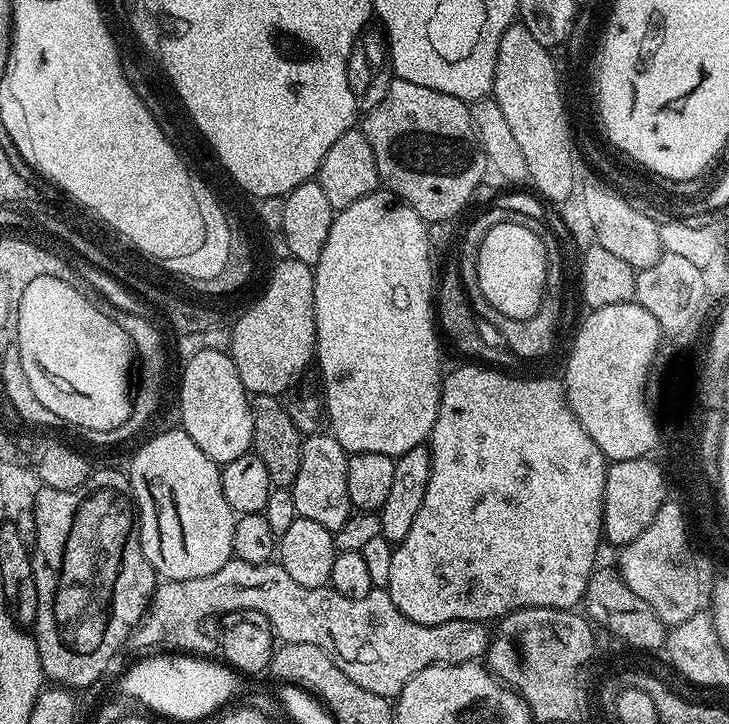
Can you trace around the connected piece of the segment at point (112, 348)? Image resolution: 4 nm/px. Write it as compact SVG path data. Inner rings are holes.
M42 276L34 279L34 282L30 282L30 286L27 286L26 290L23 291L22 300L19 303L17 340L22 349L22 370L25 371L30 390L34 392L34 397L42 402L42 406L46 406L46 409L56 414L58 418L63 420L65 425L73 424L76 430L89 428L96 431L110 431L114 430L115 427L122 426L130 418L134 396L130 390L128 393L128 371L131 370L132 364L134 368L134 349L126 331L122 330L117 322L106 318L97 305L92 300L90 302L90 300L87 295L74 290L74 286L67 285L66 282L59 281L58 278Z

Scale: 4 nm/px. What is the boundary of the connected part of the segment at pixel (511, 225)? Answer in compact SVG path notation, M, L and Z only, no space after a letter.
M502 222L486 234L477 254L478 286L494 310L518 320L535 315L543 302L548 251L538 234L514 222Z

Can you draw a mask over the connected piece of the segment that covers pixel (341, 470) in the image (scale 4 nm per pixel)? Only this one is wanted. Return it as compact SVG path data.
M331 434L303 437L302 462L298 466L298 478L294 478L291 487L297 517L310 518L310 522L318 522L318 526L326 526L326 530L335 534L338 526L352 516L354 509L346 486L348 458L349 453Z

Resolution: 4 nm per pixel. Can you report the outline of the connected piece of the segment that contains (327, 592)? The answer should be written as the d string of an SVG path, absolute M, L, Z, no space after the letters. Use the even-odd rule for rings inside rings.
M238 558L230 559L222 570L214 570L214 574L206 574L206 578L190 578L189 580L164 580L157 583L148 610L144 613L136 629L130 637L131 647L152 648L148 650L183 650L188 654L208 654L214 644L208 641L206 633L200 629L200 623L212 615L226 612L237 612L242 609L258 610L268 619L268 626L285 644L310 642L310 646L318 646L330 654L330 658L362 690L370 690L370 694L395 698L400 691L422 670L435 664L470 664L479 661L487 653L490 639L490 628L487 623L478 620L451 620L441 624L419 624L408 620L394 606L390 594L383 587L373 587L366 598L346 598L338 594L330 586L311 588L301 586L286 574L279 562L251 564Z

